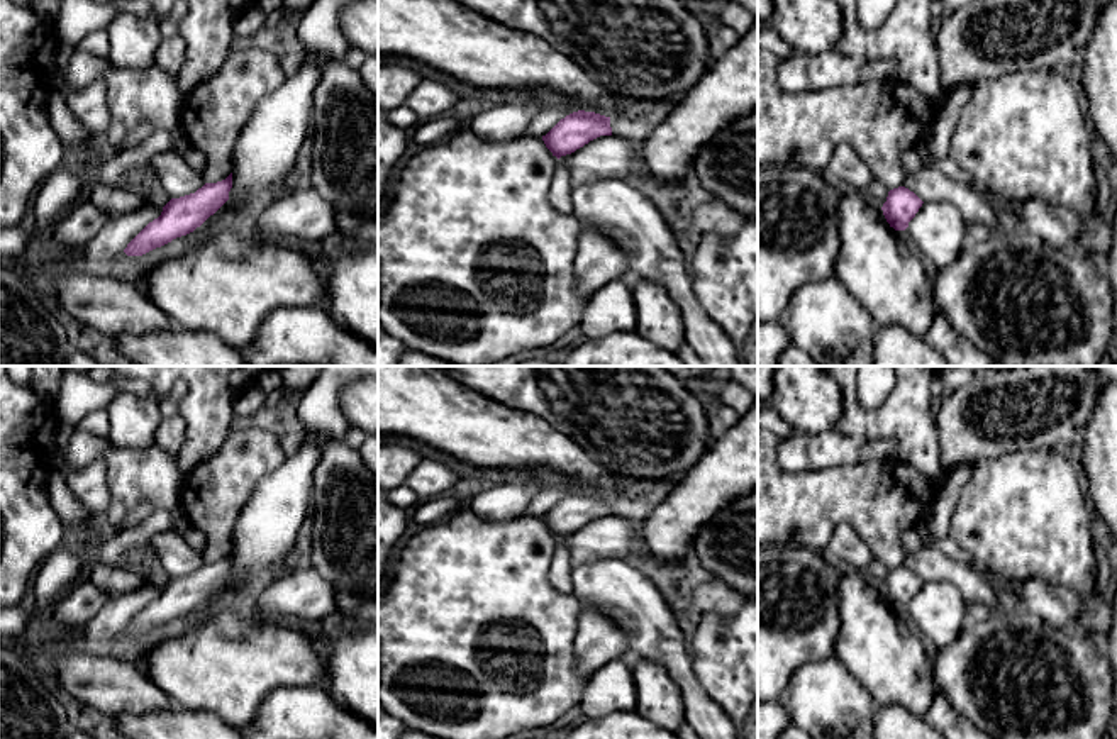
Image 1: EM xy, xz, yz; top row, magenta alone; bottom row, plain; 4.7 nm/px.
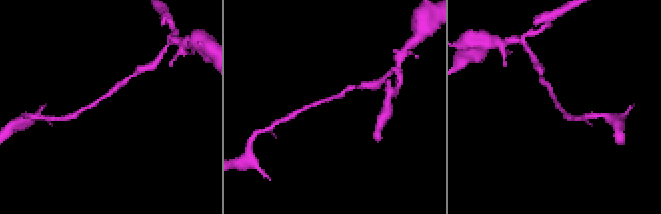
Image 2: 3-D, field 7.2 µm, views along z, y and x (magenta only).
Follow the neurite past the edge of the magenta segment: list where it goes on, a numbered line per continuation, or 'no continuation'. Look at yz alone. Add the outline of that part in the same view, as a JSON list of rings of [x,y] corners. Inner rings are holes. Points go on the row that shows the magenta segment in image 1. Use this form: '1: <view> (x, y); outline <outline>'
no continuation

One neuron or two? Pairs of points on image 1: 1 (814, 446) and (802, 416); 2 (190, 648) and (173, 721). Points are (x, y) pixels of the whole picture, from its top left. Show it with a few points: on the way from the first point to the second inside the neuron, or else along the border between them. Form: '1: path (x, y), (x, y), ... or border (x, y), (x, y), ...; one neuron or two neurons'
1: border (834, 427), (817, 433), (795, 431); two neurons
2: border (173, 705), (207, 711), (216, 716); two neurons

